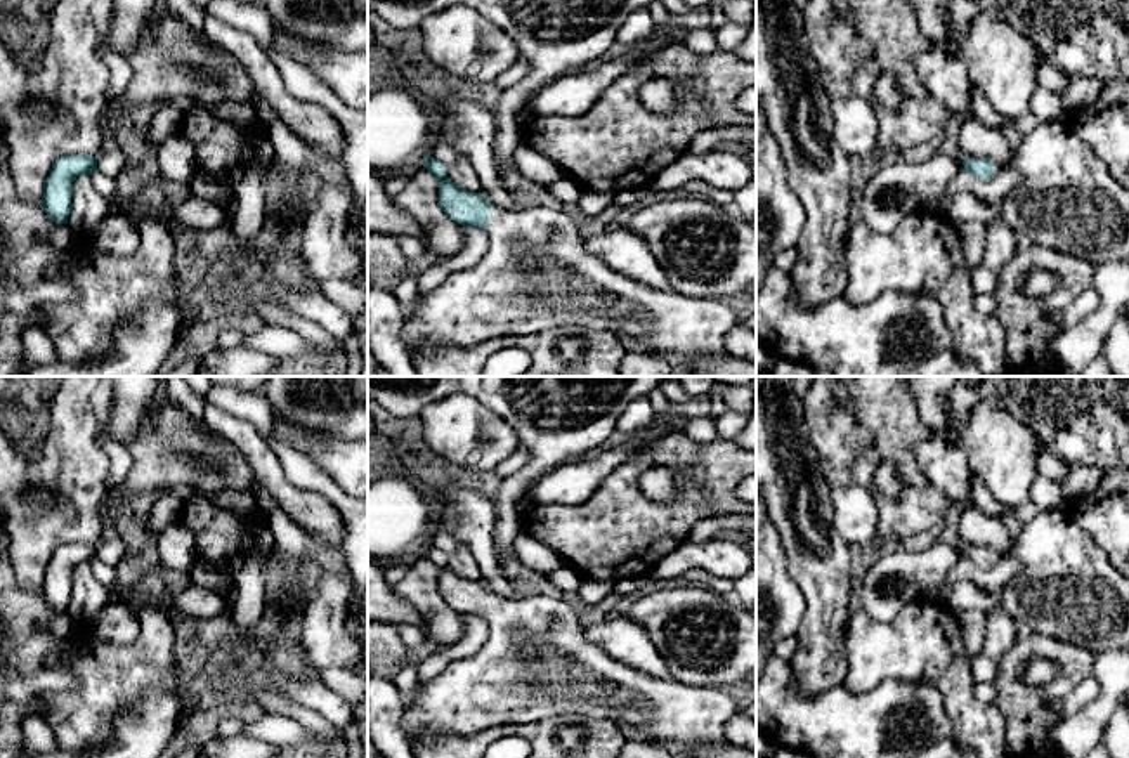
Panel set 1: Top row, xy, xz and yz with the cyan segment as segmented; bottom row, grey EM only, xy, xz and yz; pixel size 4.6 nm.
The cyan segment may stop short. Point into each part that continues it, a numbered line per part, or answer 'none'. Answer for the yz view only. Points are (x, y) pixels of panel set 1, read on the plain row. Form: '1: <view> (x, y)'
1: yz (1069, 590)

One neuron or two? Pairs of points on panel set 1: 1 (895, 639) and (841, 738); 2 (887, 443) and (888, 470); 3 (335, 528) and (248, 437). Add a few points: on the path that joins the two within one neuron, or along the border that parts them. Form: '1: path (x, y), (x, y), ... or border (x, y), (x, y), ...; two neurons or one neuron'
1: border (906, 682), (881, 680), (861, 692), (843, 684); two neurons
2: border (885, 460), (895, 467), (902, 484), (897, 498); two neurons
3: path (309, 510), (269, 474), (264, 463); one neuron

